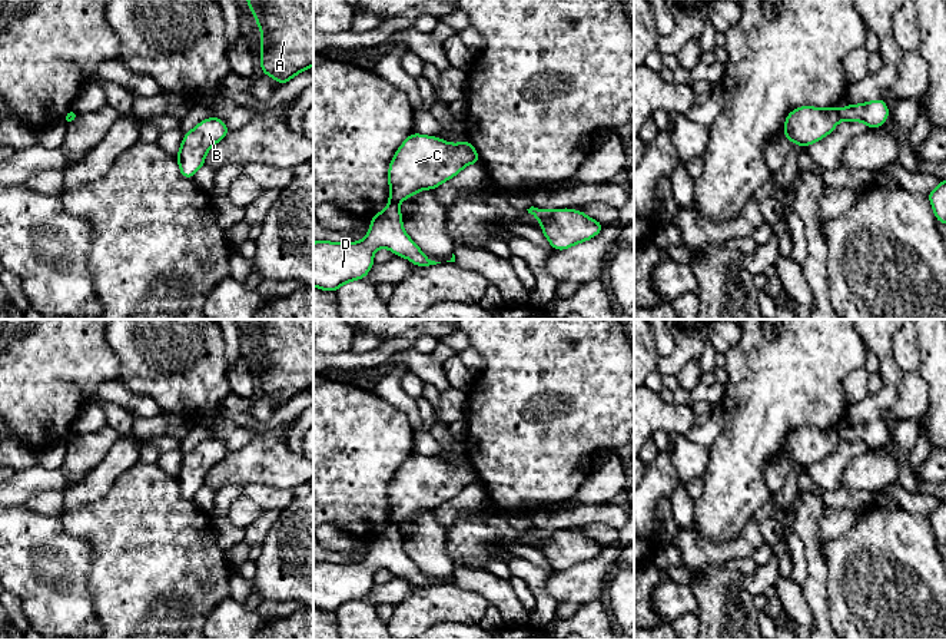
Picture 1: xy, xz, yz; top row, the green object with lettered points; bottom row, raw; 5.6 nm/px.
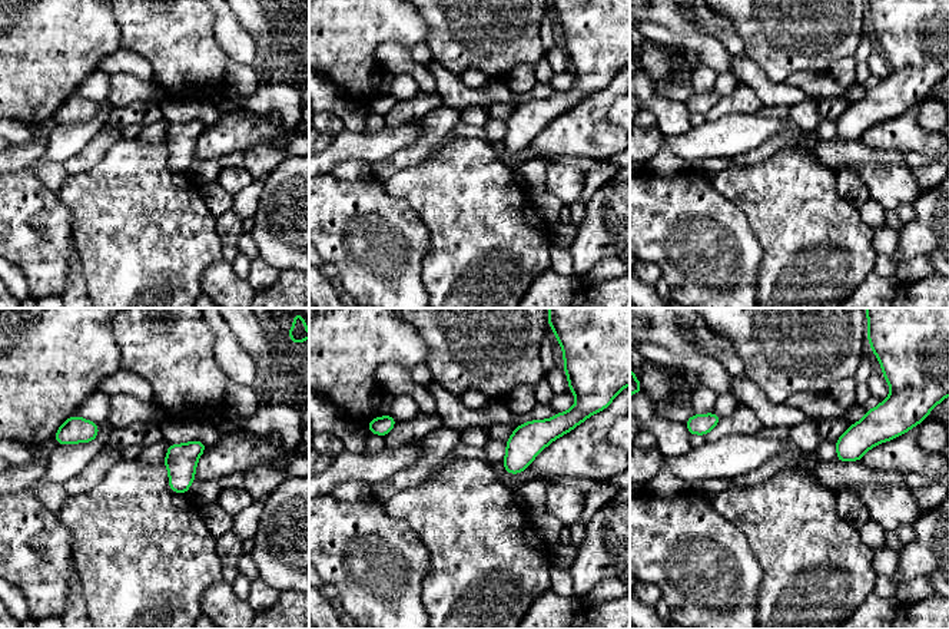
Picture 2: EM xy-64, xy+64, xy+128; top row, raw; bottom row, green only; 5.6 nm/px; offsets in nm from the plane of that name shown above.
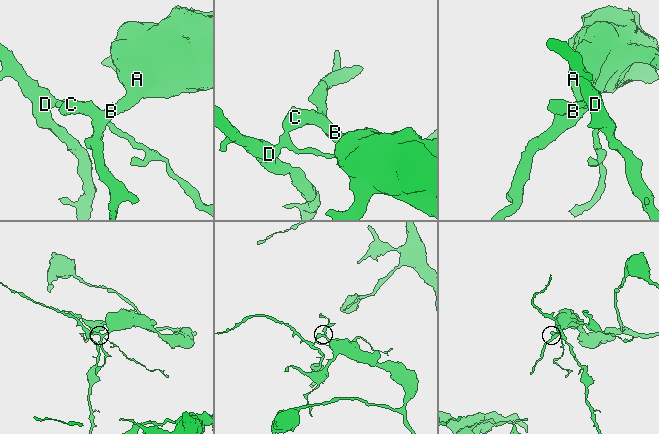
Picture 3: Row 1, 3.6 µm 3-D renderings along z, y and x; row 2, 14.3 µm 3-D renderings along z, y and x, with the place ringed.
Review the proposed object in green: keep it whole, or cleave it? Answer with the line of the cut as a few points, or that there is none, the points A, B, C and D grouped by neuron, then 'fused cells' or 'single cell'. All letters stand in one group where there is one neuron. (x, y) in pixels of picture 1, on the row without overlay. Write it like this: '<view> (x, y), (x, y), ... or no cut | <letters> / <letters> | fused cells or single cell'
yz (837, 430), (840, 440) | A B C / D | fused cells

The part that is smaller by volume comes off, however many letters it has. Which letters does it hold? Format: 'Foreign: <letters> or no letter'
Foreign: D

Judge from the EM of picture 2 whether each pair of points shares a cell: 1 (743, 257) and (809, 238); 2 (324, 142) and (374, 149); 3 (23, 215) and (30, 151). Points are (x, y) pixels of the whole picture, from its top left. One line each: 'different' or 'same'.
1: different
2: different
3: different

